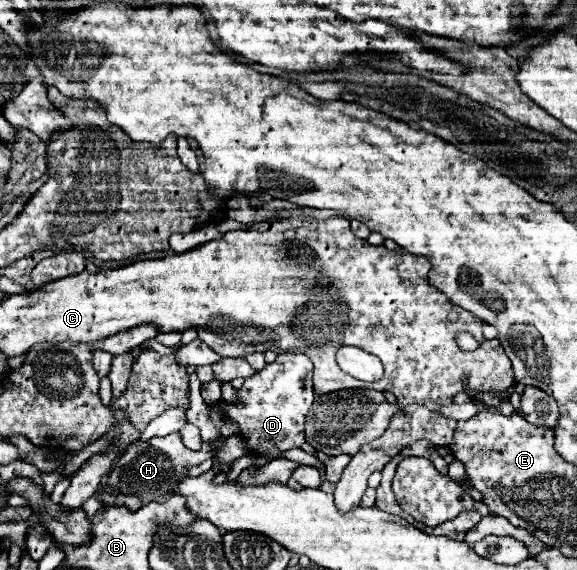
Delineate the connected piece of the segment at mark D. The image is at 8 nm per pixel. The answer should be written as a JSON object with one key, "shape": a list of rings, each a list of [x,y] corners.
{"shape":[[[279,354],[277,360],[273,364],[267,364],[263,370],[259,370],[255,376],[247,378],[243,388],[239,390],[241,396],[241,404],[229,404],[229,402],[219,402],[215,406],[211,406],[211,418],[213,424],[219,428],[223,424],[223,416],[227,412],[227,416],[231,420],[237,420],[237,424],[241,426],[241,436],[247,440],[247,446],[251,448],[253,454],[257,456],[279,456],[281,452],[301,446],[305,442],[303,436],[303,426],[305,426],[305,414],[311,408],[313,400],[315,400],[315,392],[313,392],[313,364],[305,354]]]}

